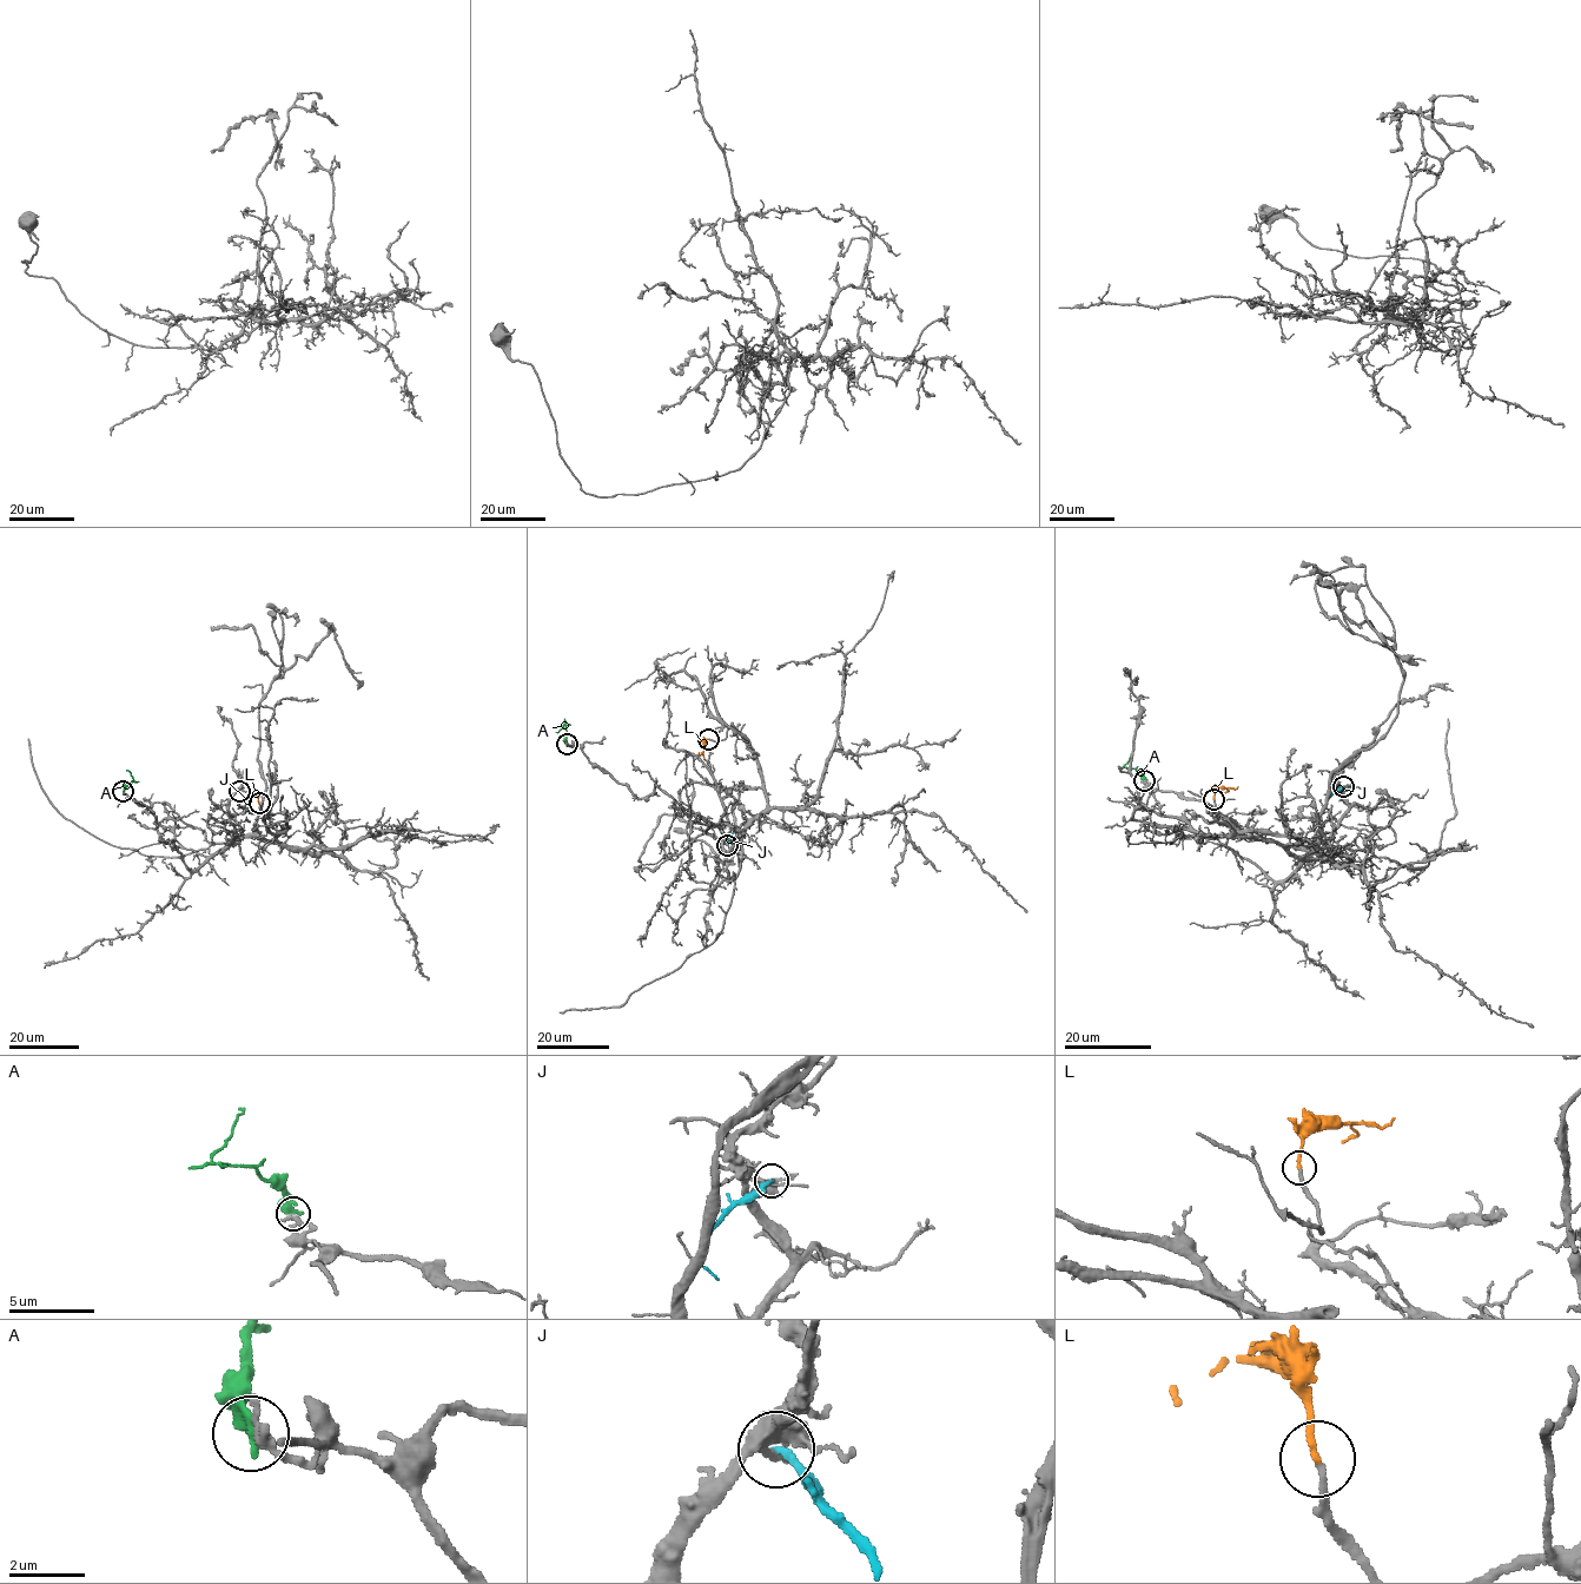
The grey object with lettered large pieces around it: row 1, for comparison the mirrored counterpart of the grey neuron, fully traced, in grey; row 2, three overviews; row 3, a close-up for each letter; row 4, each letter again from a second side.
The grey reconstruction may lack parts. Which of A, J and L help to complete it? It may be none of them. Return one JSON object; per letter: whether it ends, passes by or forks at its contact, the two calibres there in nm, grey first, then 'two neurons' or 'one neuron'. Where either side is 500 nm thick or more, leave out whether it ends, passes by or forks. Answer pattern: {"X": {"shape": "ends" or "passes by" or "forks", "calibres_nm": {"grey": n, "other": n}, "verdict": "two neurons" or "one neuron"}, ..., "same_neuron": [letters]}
{"A": {"shape": "ends", "calibres_nm": {"grey": 320, "other": 380}, "verdict": "two neurons"}, "J": {"shape": "ends", "calibres_nm": {"grey": 140, "other": 240}, "verdict": "two neurons"}, "L": {"shape": "ends", "calibres_nm": {"grey": 170, "other": 180}, "verdict": "one neuron"}, "same_neuron": ["L"]}

